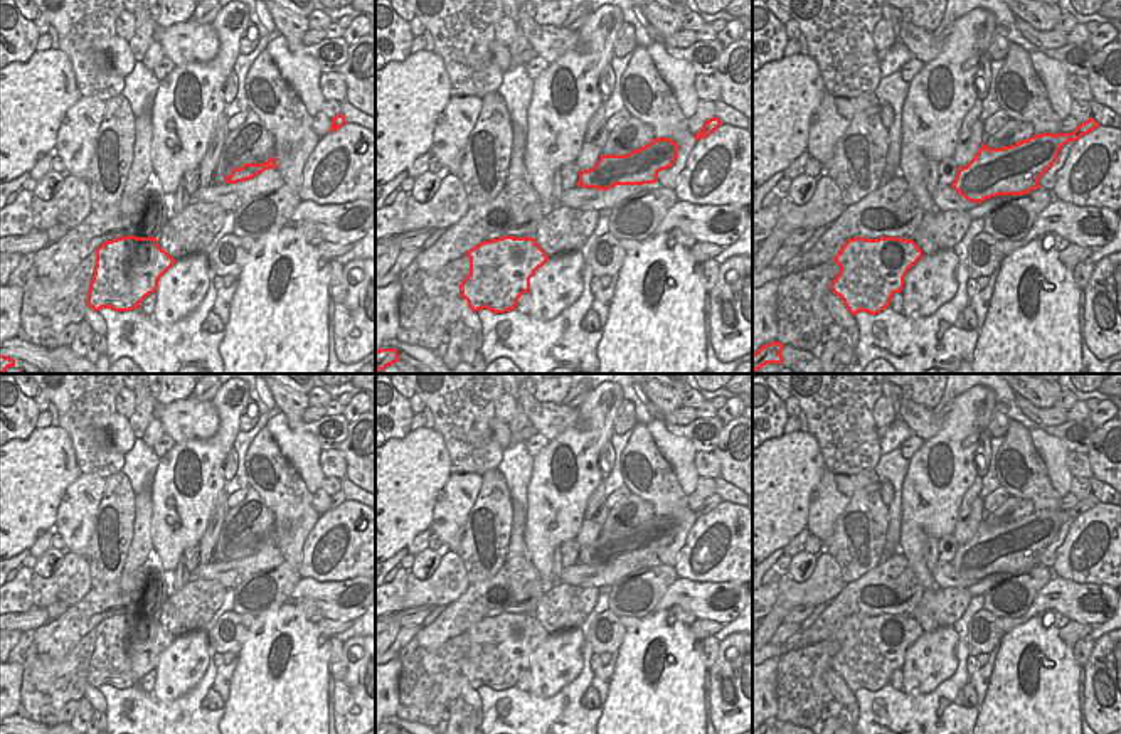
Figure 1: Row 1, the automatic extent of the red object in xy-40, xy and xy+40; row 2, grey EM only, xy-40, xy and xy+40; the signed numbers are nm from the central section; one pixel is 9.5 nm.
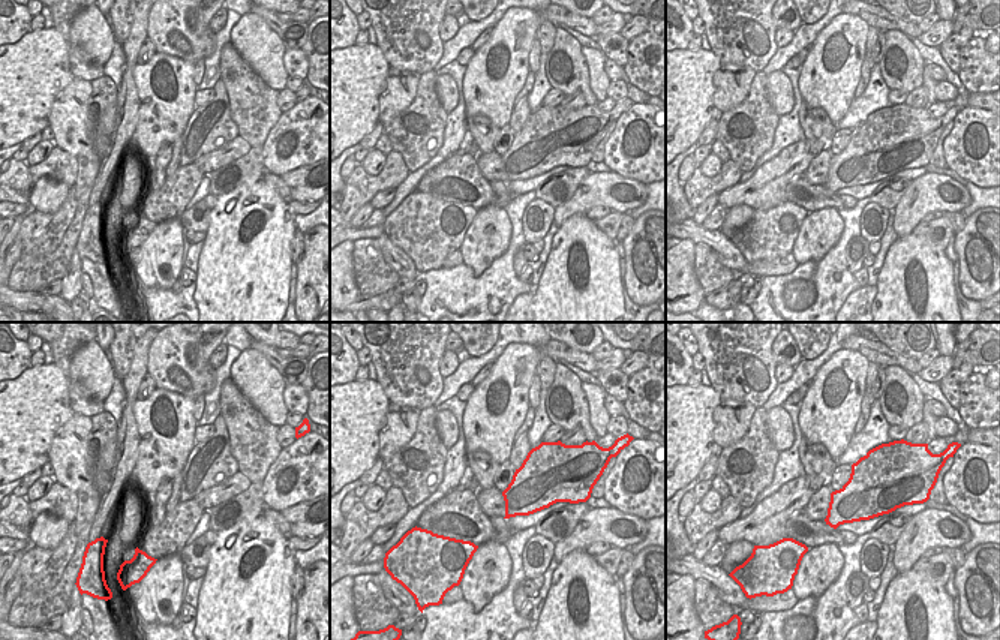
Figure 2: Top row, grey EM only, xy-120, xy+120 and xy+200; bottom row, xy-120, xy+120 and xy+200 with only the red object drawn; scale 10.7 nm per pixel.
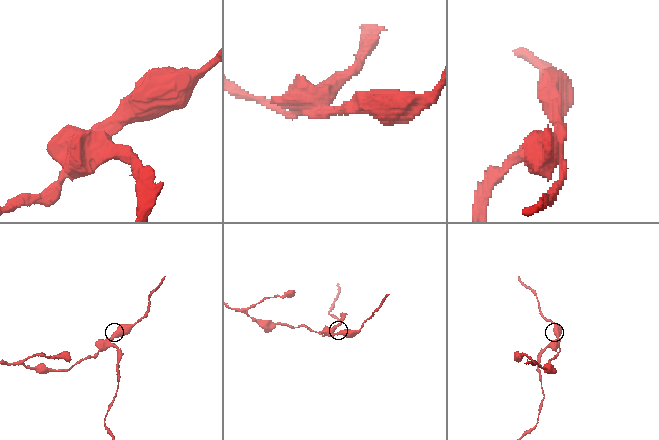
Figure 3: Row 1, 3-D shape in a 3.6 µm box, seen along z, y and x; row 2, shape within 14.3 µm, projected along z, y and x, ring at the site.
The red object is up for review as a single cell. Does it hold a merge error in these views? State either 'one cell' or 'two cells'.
two cells

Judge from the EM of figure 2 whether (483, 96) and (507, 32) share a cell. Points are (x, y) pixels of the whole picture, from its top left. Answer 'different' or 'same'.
same

